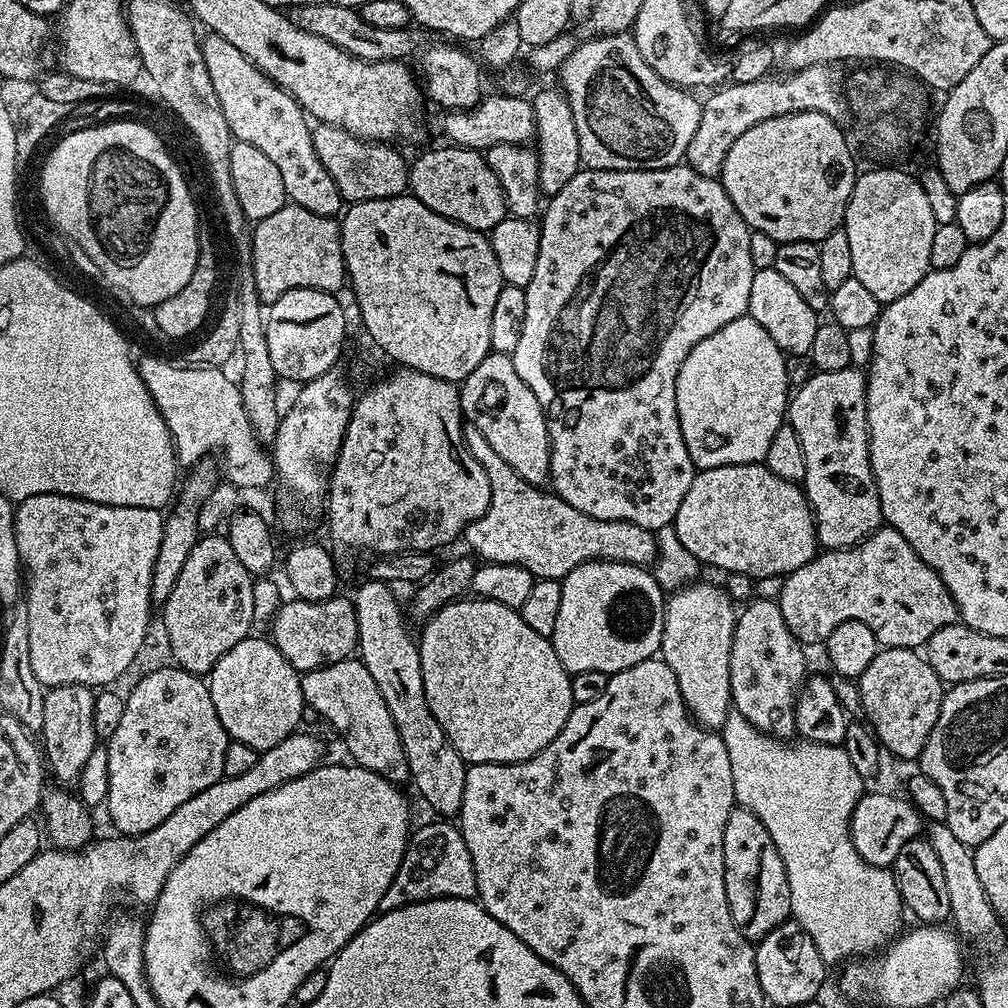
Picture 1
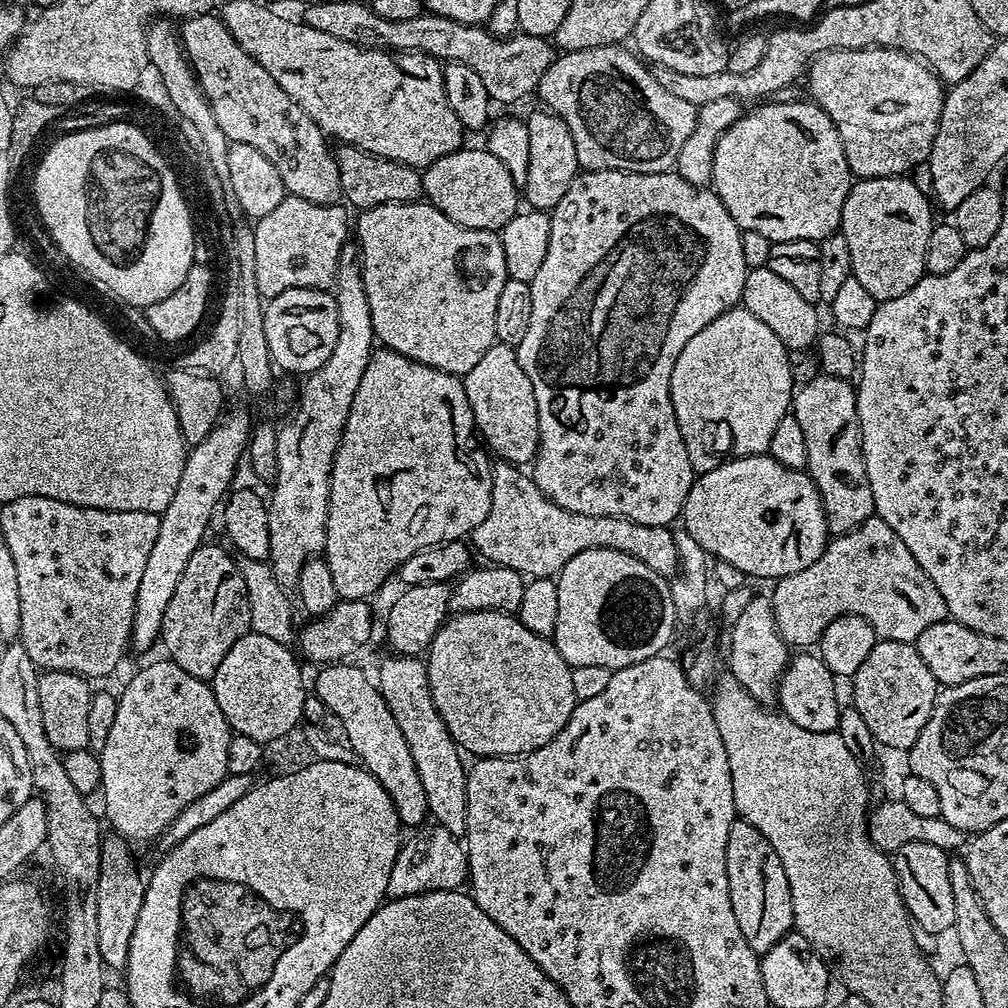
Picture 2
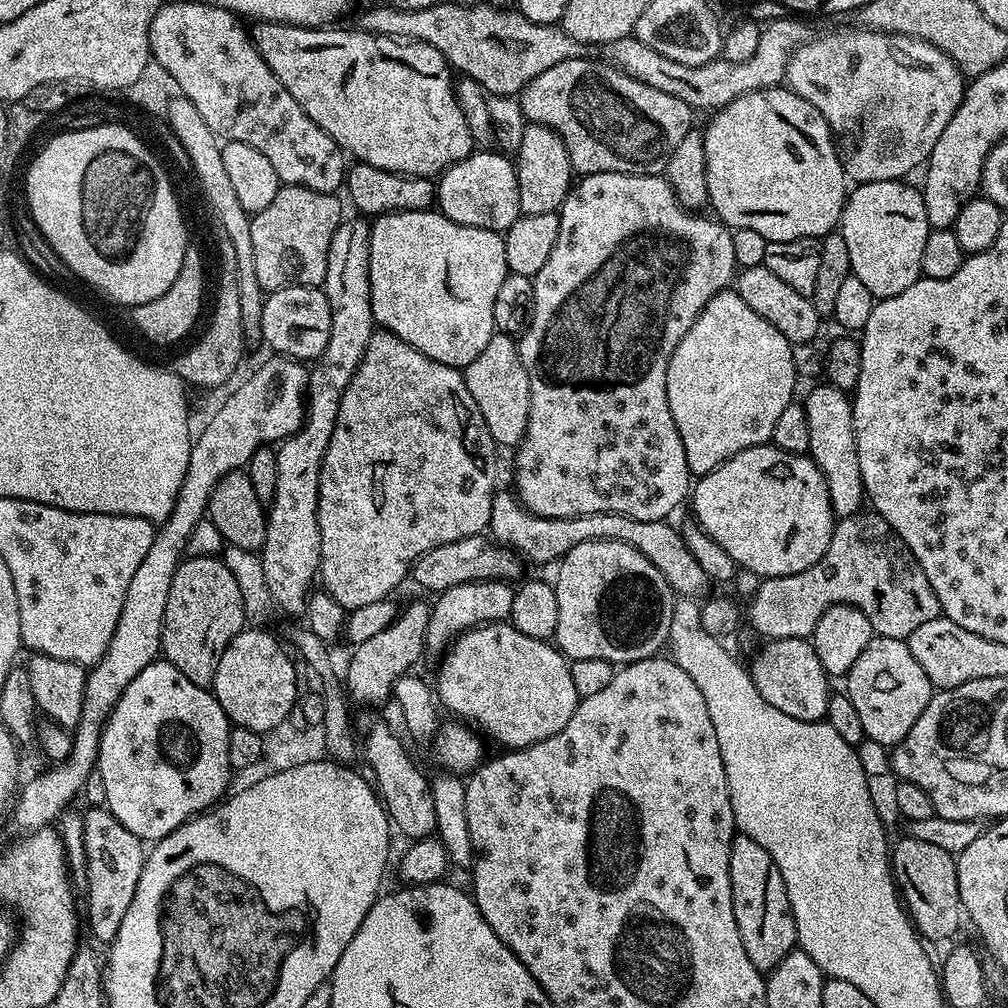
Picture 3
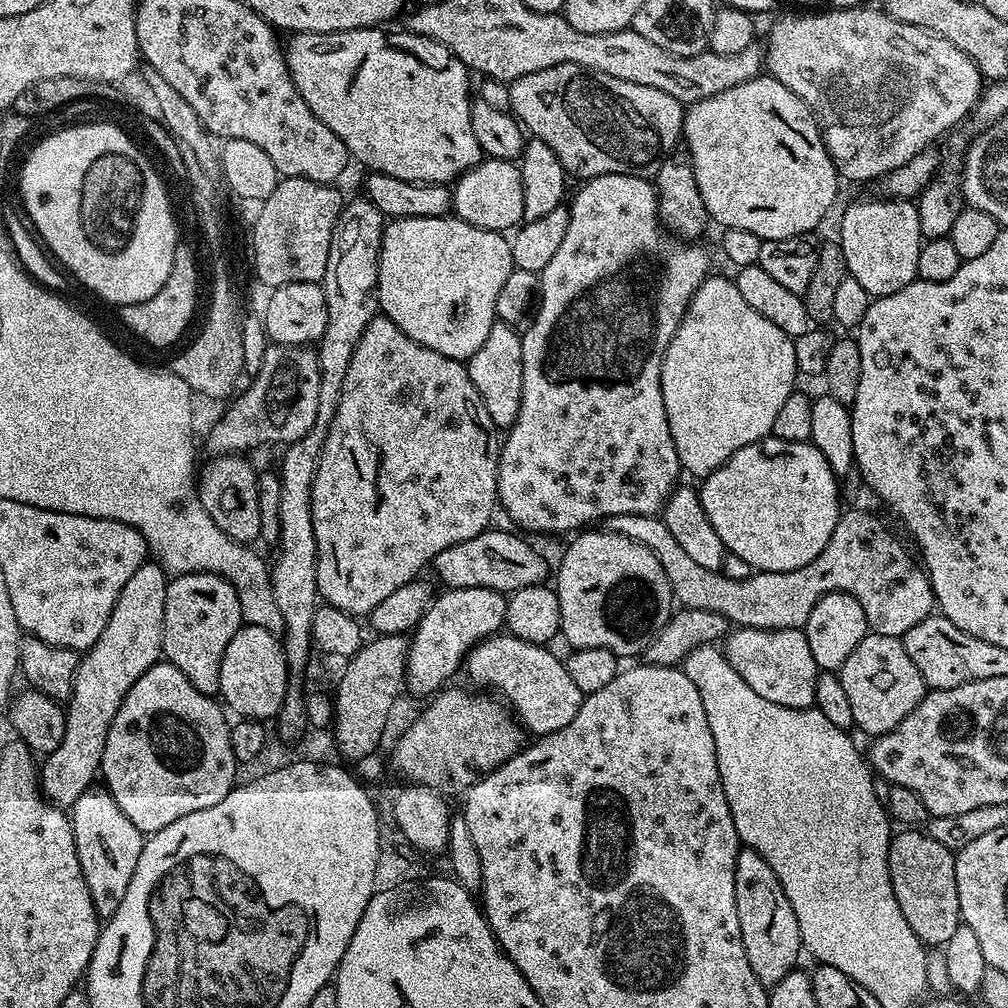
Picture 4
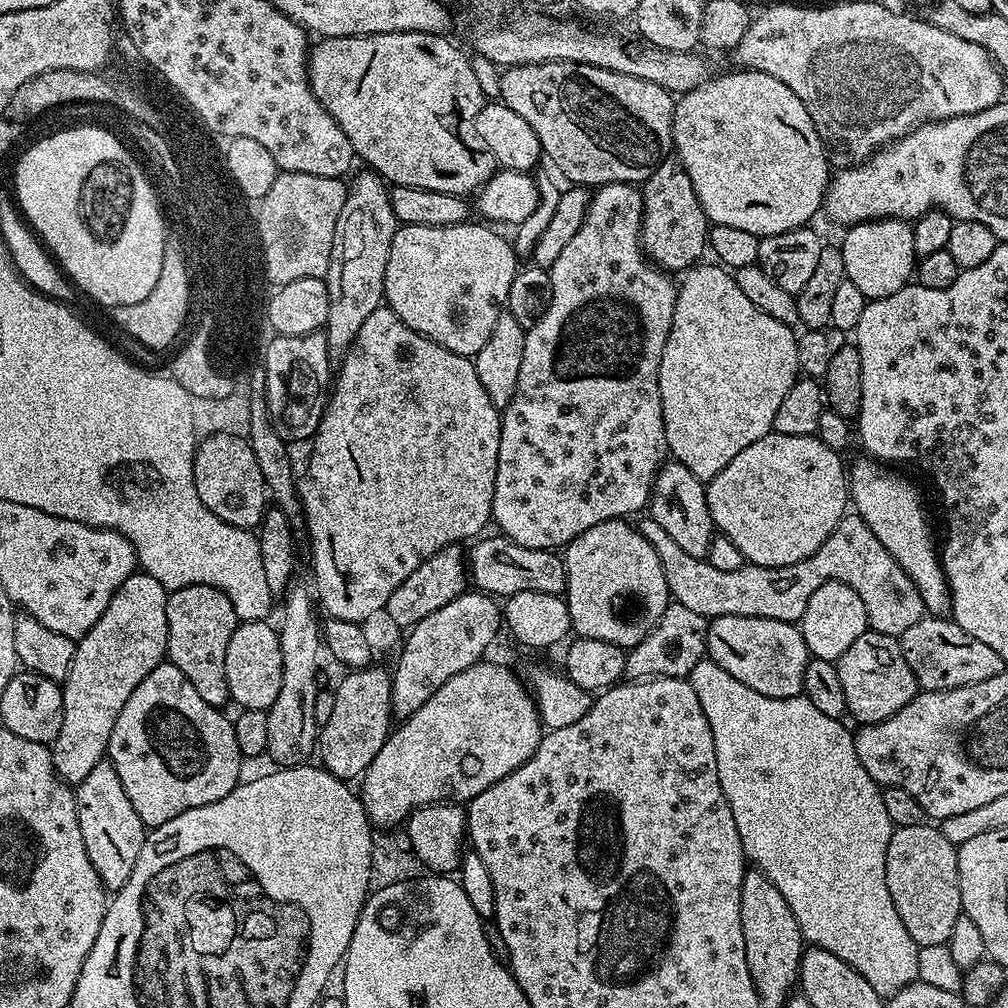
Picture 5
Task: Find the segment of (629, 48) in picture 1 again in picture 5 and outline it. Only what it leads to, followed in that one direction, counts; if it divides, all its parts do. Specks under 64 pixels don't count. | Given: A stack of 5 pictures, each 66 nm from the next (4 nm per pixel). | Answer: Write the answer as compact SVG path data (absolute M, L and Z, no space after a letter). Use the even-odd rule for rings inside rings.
M542 62L541 64L519 64L513 68L504 68L500 73L500 95L499 99L510 110L518 110L521 118L530 122L534 134L538 134L543 155L552 159L552 164L568 179L567 183L572 186L599 186L602 184L631 184L639 185L654 174L656 167L669 159L672 147L672 110L674 107L673 93L668 92L662 86L654 82L646 82L642 78L634 78L630 74L618 74L614 70L602 70L598 66L586 66L578 62Z

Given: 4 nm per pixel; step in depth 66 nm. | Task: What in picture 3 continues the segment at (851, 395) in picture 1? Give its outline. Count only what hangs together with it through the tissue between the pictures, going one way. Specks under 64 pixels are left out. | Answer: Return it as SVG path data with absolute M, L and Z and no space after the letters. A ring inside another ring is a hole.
M817 383L817 388L802 400L806 410L806 423L810 426L810 446L807 455L811 456L818 470L824 475L833 513L837 517L854 516L861 511L866 497L862 486L862 470L858 470L852 402L849 393L835 388L833 384L820 383Z

